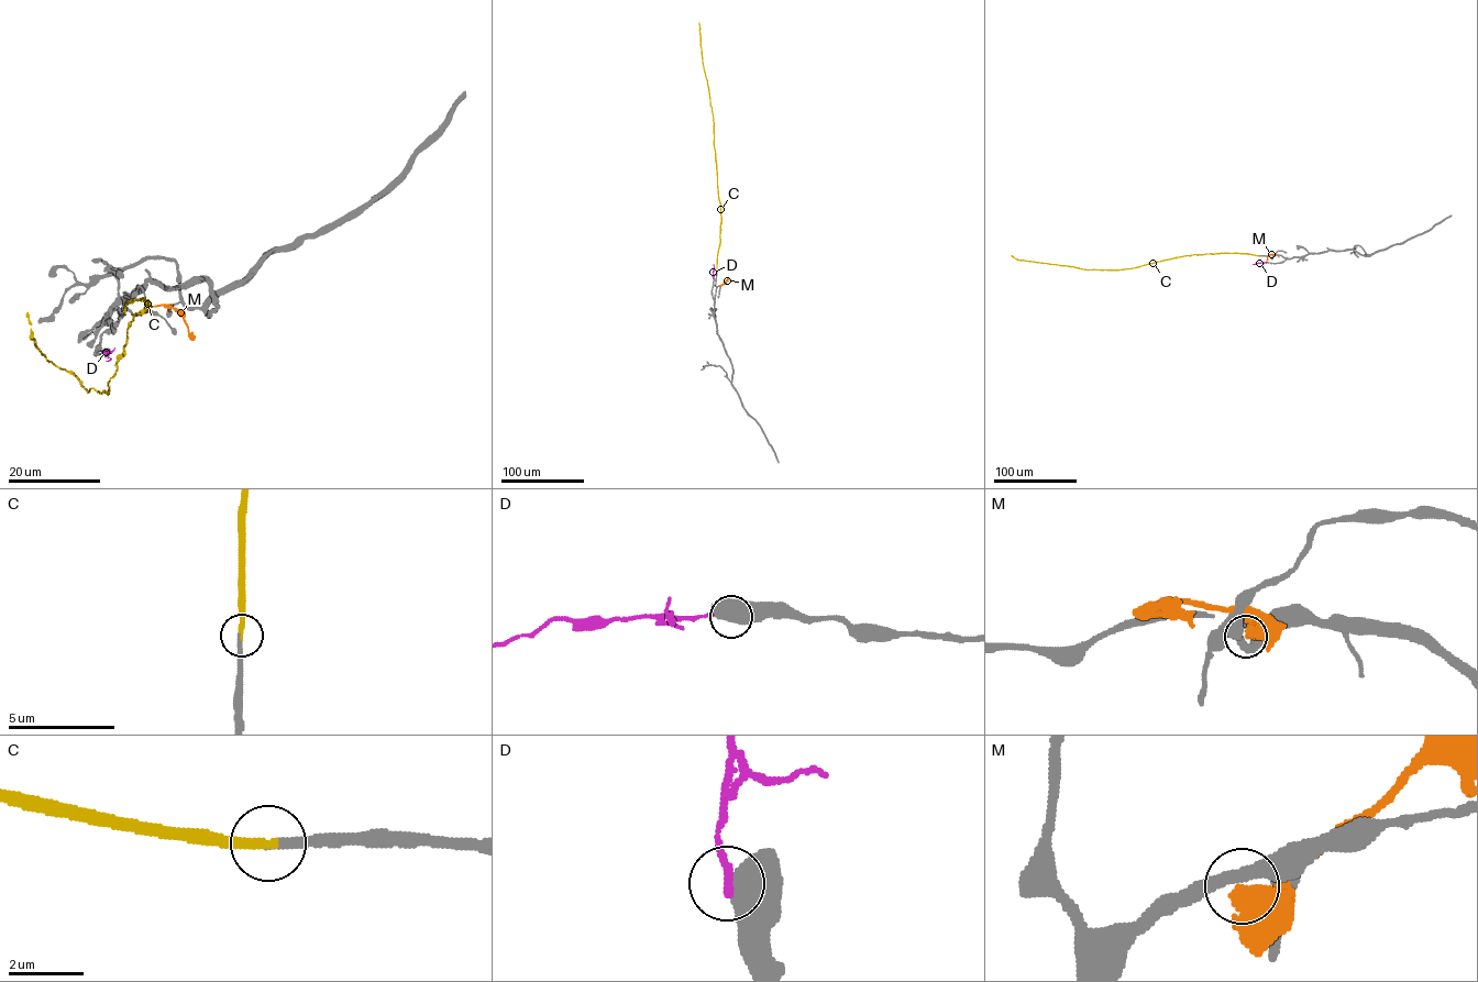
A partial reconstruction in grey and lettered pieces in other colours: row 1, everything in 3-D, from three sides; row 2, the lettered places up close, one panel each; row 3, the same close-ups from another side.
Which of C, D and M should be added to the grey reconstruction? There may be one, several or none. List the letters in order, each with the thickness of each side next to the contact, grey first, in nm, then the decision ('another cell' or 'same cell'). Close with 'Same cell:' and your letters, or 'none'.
C: 220 nm thick on the grey side, 260 nm on the other; same cell
D: 700 nm thick on the grey side, 220 nm on the other; another cell
M: 360 nm thick on the grey side, 600 nm on the other; another cell
Same cell: C

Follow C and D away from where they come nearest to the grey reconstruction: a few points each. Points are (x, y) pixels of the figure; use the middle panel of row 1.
C: (716, 269), (720, 205), (714, 123), (698, 23)
D: (713, 277), (713, 264)

